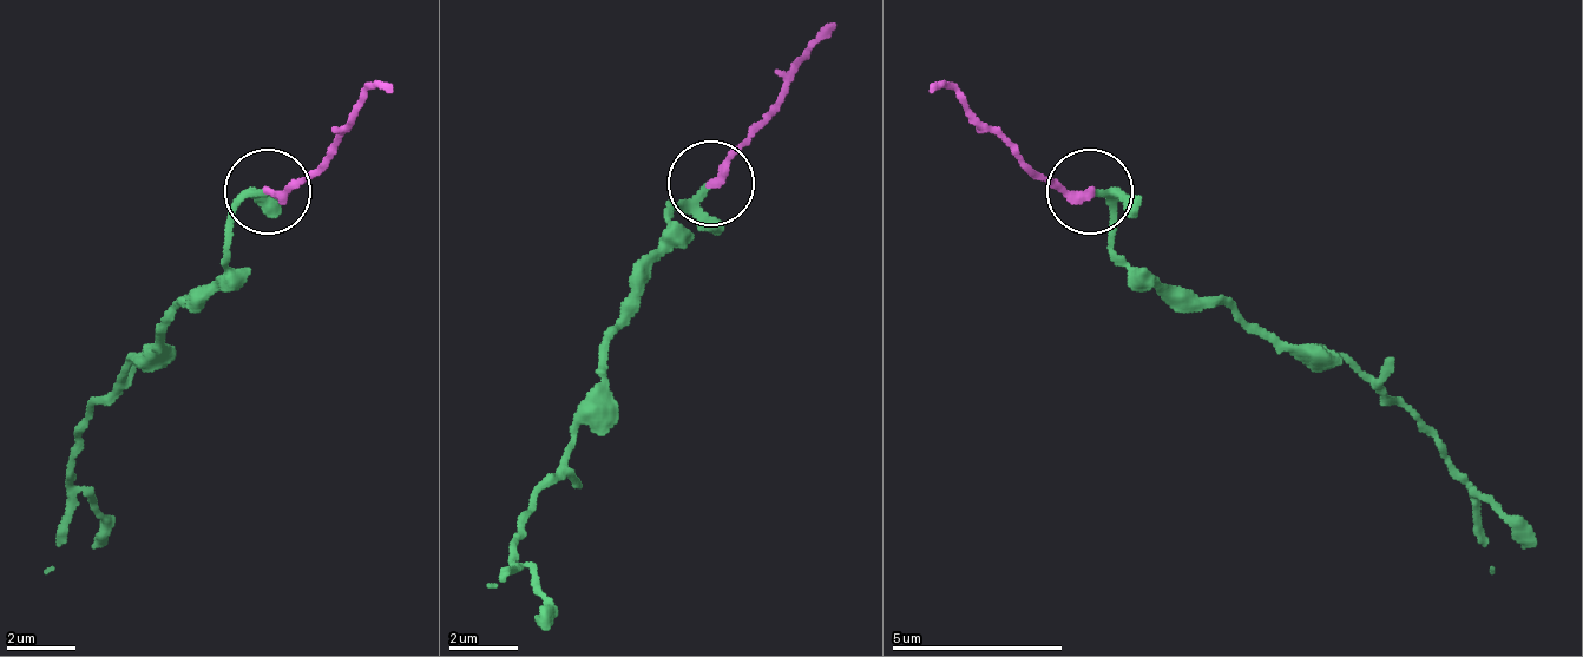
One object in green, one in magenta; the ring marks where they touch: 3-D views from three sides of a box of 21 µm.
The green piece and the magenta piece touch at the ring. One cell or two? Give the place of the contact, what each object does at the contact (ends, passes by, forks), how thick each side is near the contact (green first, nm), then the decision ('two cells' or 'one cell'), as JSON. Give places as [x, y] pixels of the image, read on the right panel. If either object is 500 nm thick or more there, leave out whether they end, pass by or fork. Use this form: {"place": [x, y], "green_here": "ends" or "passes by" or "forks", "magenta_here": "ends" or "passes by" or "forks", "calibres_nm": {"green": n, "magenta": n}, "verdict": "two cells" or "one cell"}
{"place": [1089, 191], "green_here": "passes by", "magenta_here": "ends", "calibres_nm": {"green": 180, "magenta": 260}, "verdict": "one cell"}

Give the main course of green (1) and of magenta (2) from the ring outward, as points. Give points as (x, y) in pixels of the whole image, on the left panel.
1: (261, 189), (236, 207), (227, 267), (132, 361), (90, 412), (64, 498), (47, 575)
2: (270, 189), (295, 189), (373, 86), (389, 94)

